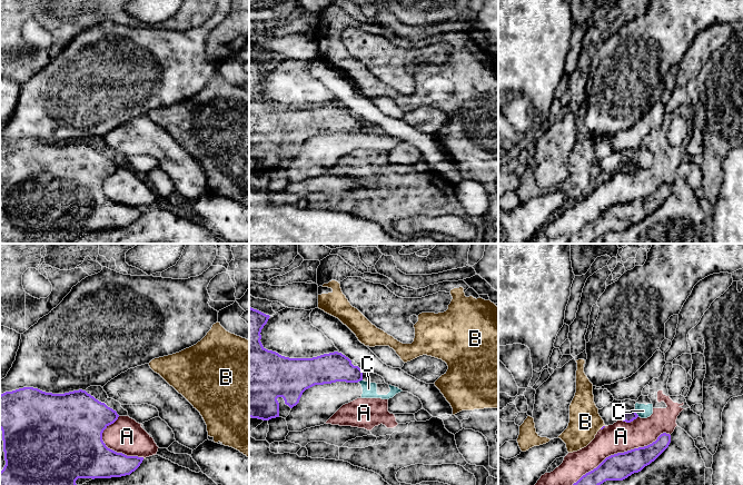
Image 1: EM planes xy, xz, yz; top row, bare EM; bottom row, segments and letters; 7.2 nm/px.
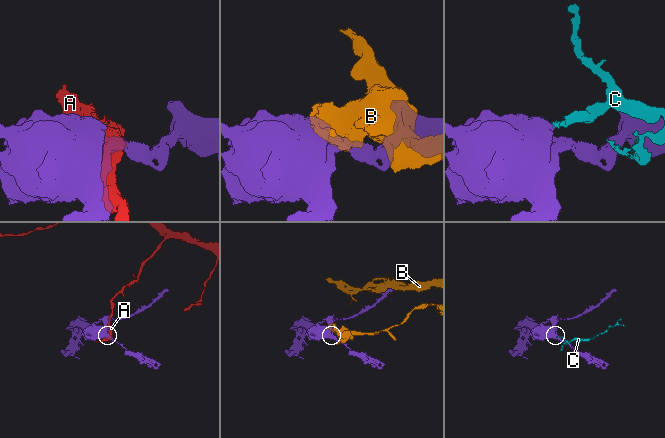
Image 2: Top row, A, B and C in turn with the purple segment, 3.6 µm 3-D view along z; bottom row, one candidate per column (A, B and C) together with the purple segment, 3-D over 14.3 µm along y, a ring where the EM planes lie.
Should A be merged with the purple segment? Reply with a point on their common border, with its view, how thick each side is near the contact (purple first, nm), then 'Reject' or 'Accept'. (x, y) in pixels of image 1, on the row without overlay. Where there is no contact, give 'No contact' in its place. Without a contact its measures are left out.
Touches purple at yz (617, 204). Thickness 190 nm (purple) against 220 nm. Reject

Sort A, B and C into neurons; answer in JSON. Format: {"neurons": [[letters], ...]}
{"neurons": [["A"], ["B"], ["C"]]}

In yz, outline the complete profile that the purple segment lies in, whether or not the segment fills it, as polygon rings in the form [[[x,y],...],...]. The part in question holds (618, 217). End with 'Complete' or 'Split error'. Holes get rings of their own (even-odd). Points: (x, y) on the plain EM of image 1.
[[[663,184],[652,195],[606,208],[596,219],[583,226],[566,244],[592,244],[606,231],[623,231],[654,212],[670,196],[671,186]]]. Complete

